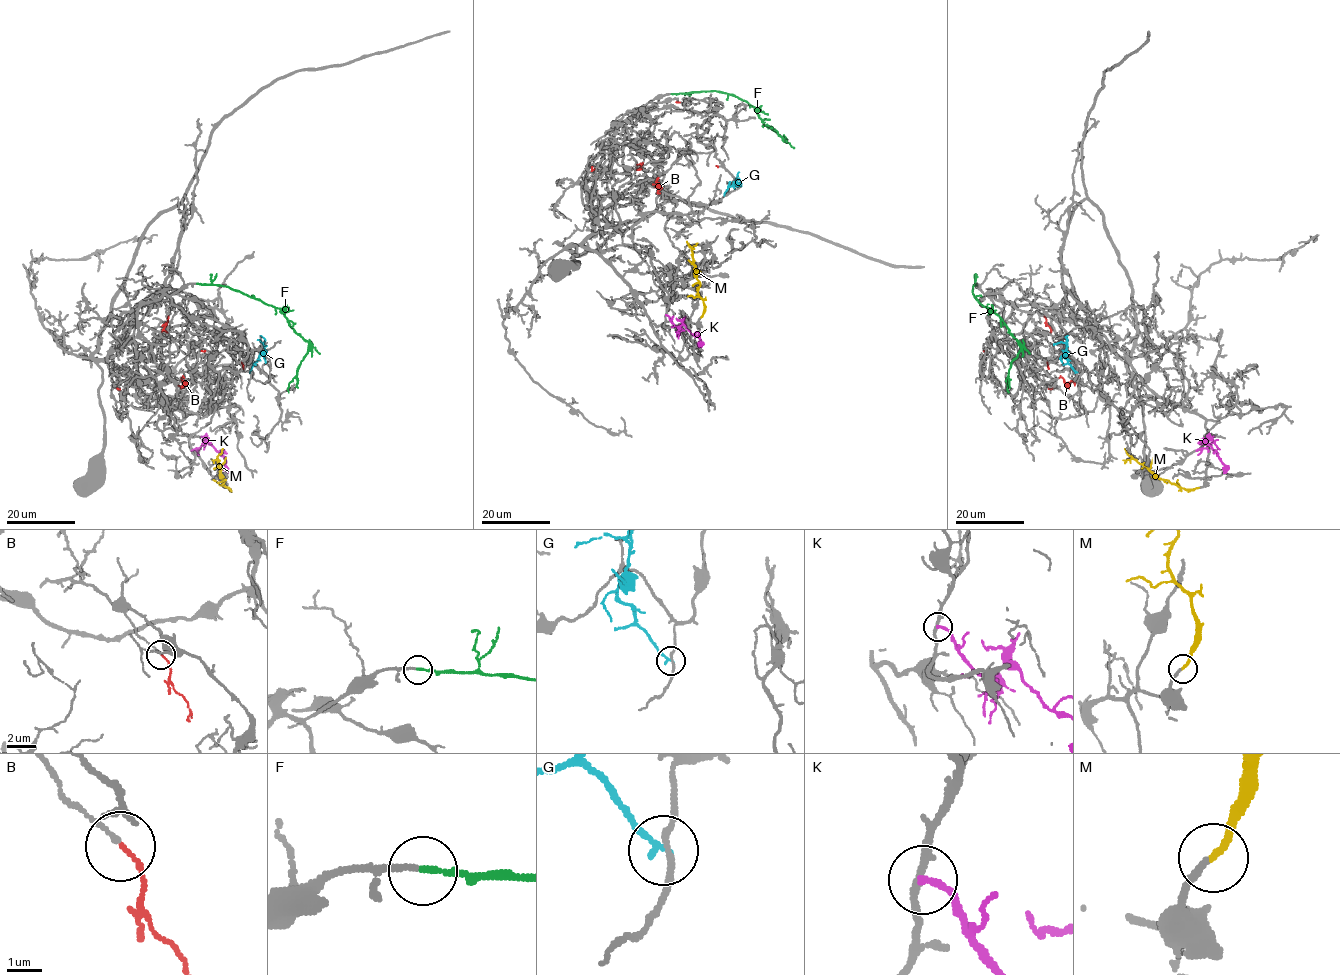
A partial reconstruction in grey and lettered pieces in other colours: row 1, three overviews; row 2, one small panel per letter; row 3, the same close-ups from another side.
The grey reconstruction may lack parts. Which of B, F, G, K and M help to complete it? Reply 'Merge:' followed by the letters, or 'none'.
Merge: F, M

